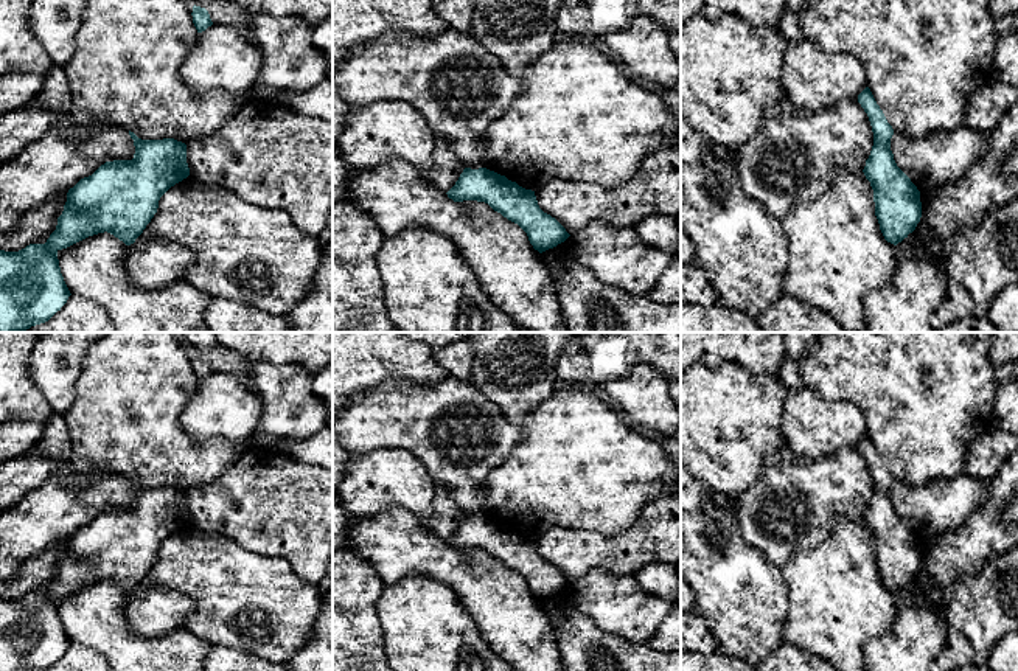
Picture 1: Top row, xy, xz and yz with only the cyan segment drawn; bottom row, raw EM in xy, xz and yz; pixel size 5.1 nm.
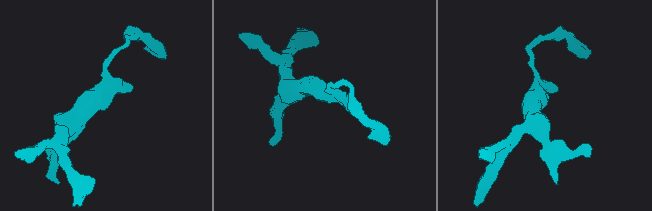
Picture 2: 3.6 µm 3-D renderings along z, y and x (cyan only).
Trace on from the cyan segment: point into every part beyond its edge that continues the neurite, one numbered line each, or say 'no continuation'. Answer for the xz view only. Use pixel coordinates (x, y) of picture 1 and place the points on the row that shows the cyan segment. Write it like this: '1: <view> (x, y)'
no continuation

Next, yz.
no continuation

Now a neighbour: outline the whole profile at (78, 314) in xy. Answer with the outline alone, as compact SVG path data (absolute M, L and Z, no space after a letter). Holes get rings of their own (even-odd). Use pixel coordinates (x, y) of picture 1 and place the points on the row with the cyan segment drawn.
M70 295L45 323L23 332L115 332L109 314L89 298Z

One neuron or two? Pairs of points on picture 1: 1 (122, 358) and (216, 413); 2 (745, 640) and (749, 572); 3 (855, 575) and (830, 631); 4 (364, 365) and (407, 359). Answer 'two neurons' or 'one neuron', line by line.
1: two neurons
2: one neuron
3: one neuron
4: one neuron

